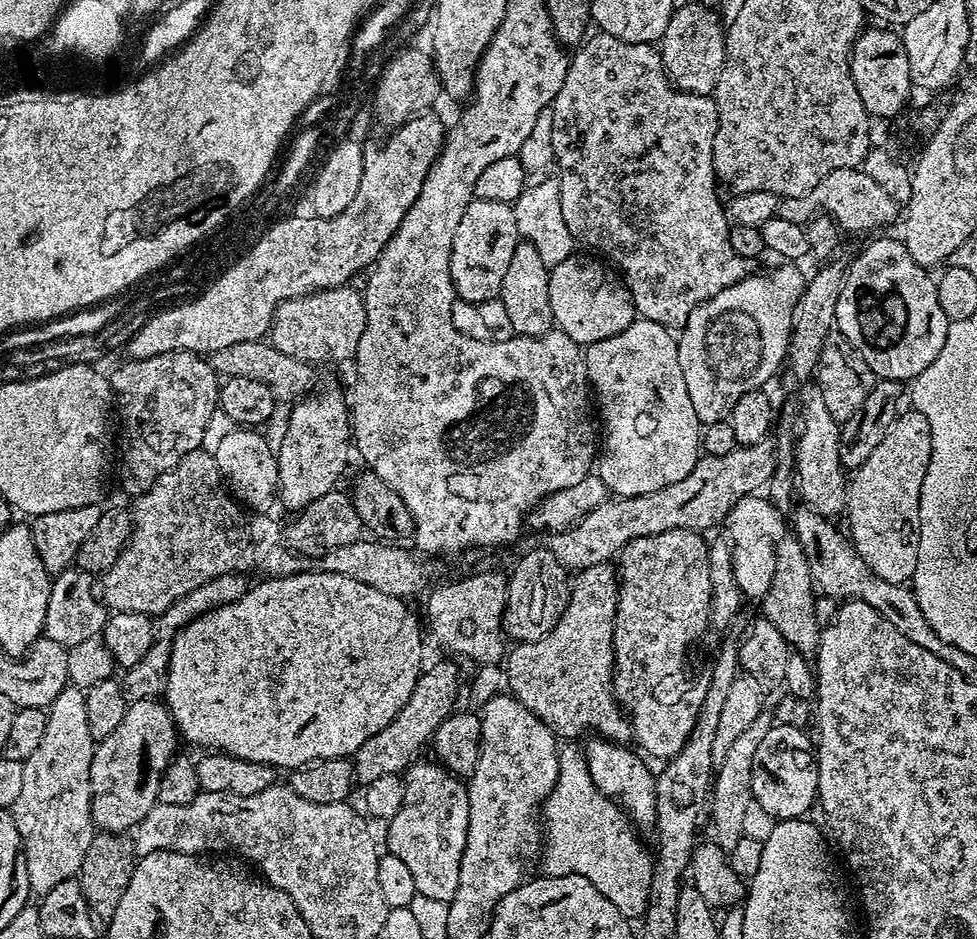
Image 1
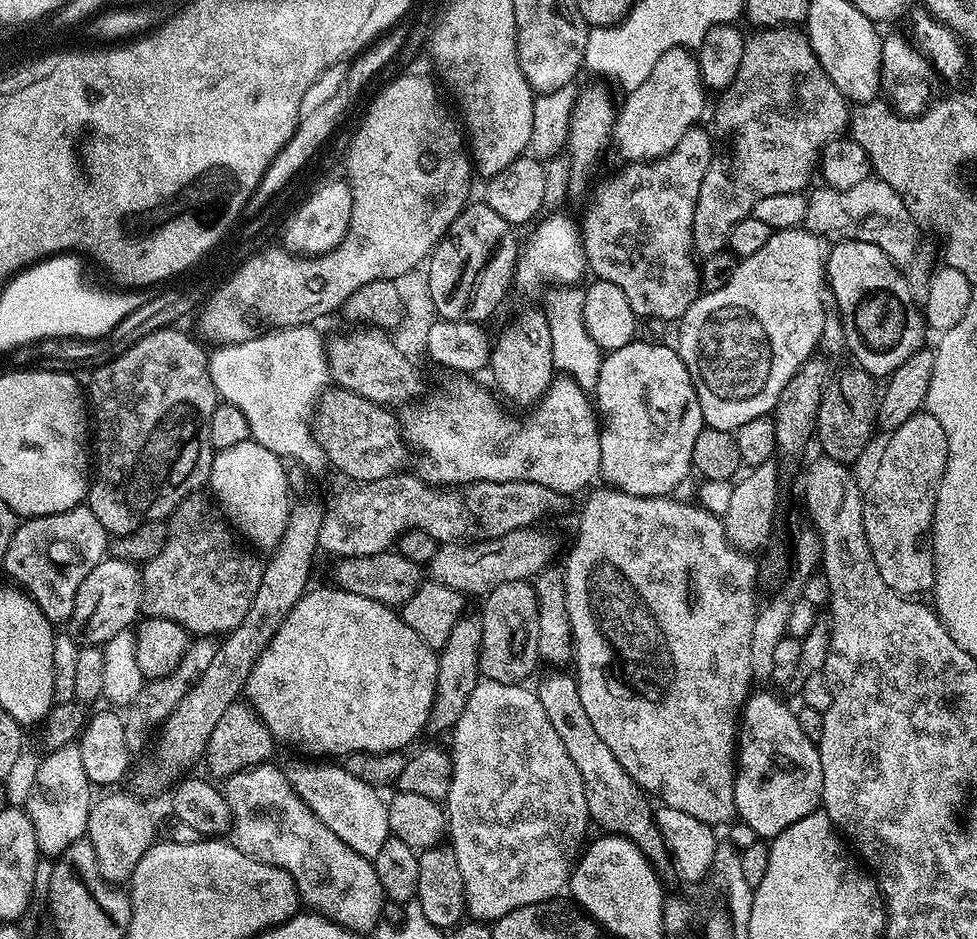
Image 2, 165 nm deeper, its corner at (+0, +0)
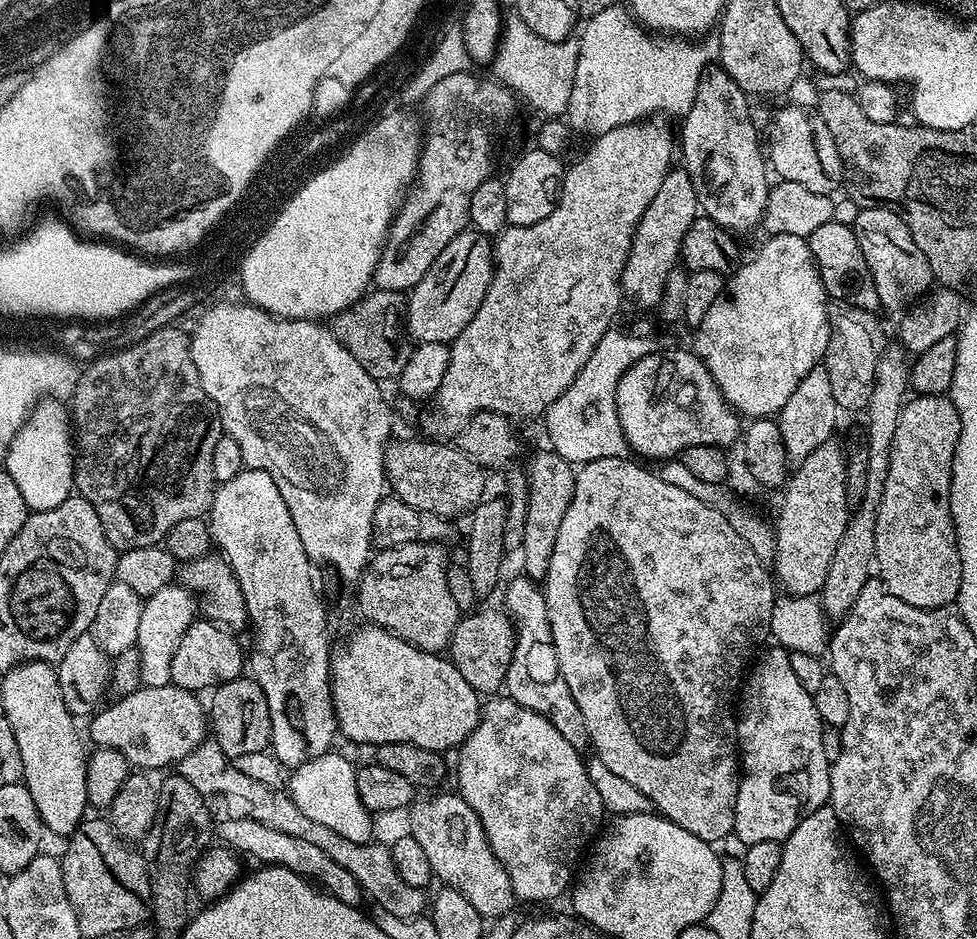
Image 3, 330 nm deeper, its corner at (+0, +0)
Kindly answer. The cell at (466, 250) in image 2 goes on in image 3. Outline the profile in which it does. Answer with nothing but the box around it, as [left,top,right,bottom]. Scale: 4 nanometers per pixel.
[406,230,494,345]

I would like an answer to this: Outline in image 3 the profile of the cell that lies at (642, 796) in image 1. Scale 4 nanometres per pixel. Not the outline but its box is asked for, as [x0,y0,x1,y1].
[502,574,587,750]

